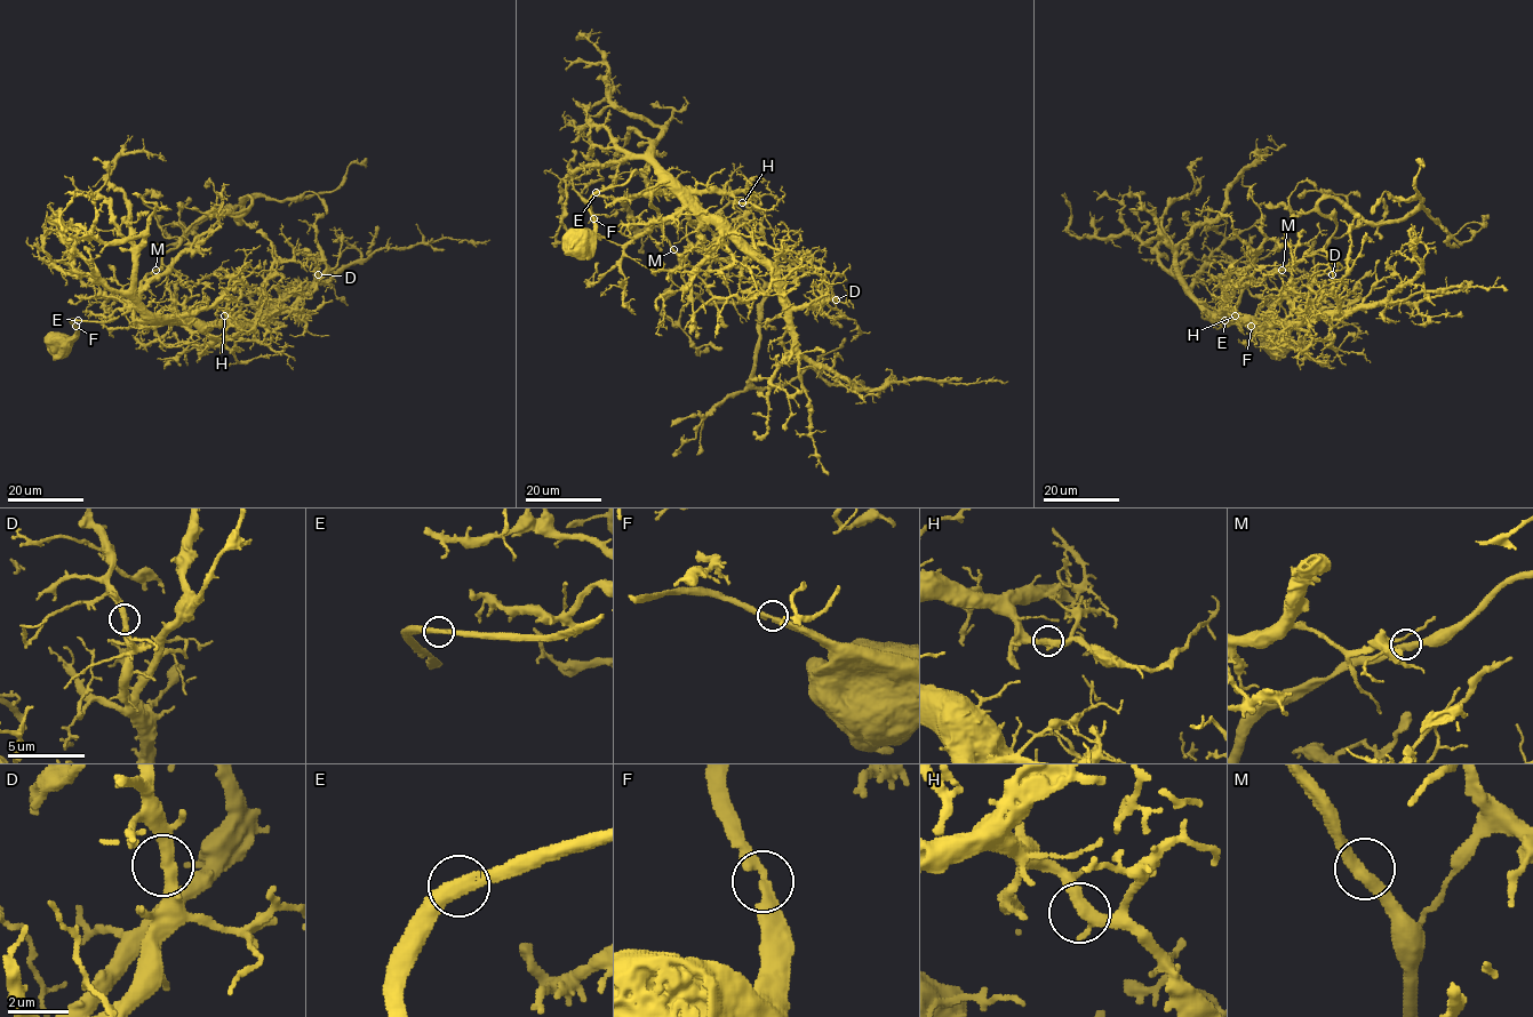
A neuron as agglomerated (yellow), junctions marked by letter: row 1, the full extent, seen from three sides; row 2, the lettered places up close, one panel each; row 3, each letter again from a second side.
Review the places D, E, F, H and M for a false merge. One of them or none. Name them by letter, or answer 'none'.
none

